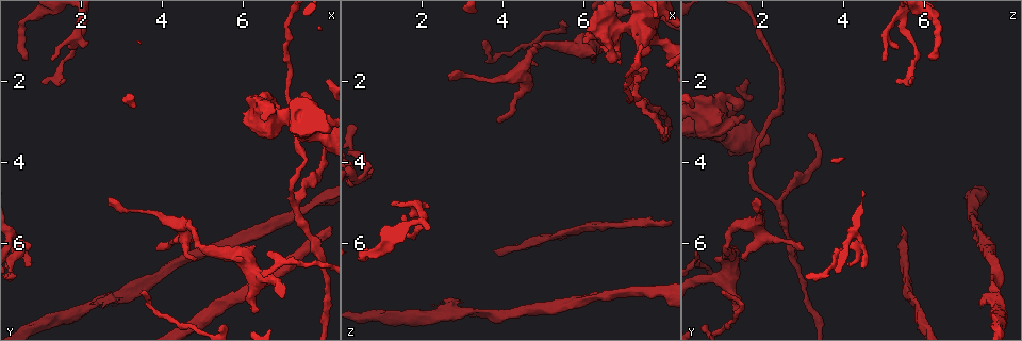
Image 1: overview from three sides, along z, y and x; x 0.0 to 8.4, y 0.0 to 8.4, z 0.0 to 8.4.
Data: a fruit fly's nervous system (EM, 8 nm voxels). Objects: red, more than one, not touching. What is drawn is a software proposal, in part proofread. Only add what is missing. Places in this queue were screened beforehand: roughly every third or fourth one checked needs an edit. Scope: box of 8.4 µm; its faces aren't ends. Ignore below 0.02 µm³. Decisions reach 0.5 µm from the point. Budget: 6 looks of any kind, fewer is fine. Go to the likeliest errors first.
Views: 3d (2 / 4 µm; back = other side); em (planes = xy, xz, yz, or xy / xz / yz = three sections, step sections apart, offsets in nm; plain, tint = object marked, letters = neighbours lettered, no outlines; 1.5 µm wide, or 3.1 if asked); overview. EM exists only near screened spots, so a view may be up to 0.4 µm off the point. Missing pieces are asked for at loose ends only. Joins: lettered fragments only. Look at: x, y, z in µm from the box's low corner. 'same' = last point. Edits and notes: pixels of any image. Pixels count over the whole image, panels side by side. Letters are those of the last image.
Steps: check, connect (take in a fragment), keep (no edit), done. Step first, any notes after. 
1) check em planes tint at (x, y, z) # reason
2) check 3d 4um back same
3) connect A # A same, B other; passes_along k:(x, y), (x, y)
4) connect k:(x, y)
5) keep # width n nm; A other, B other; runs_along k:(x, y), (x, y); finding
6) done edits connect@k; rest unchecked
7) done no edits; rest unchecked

check em xz step 4 tint at (0.80, 6.50, 4.10)

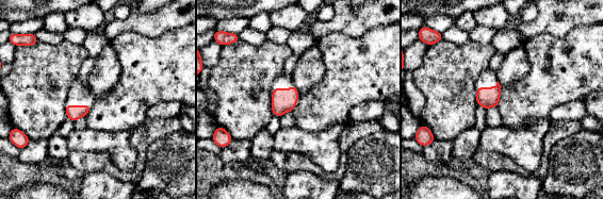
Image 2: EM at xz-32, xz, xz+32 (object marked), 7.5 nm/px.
check em xz step 4 letters same

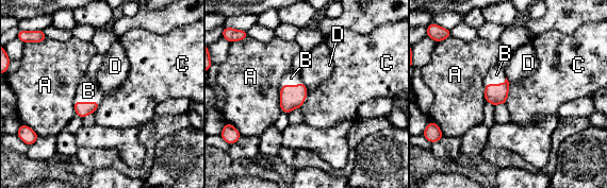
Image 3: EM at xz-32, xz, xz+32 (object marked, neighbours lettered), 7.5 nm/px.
connect 3:(291, 78) # A other, B same, C other, D other; the cell continues

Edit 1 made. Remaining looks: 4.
check overview # redraw

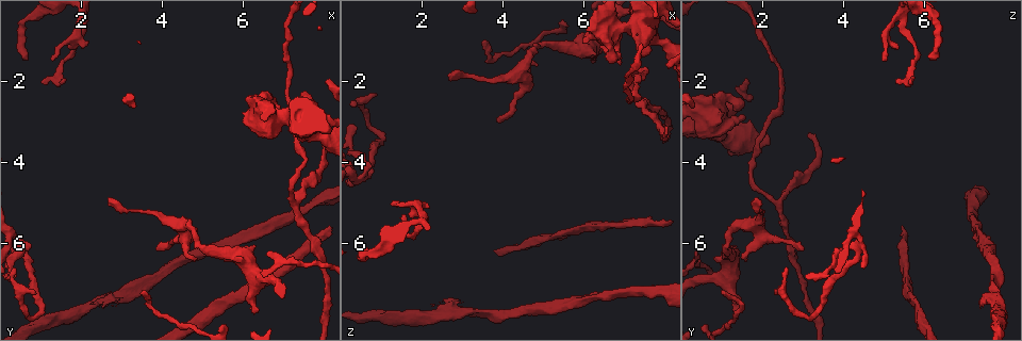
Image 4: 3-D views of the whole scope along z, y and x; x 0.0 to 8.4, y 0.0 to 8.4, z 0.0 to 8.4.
check 3d 4um at (4.75, 6.40, 1.65) # free end

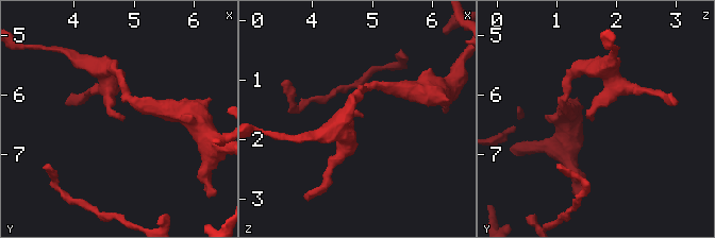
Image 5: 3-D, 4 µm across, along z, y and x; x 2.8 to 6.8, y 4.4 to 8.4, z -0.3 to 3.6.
check em yz step 4 tint at (4.80, 6.40, 1.60)

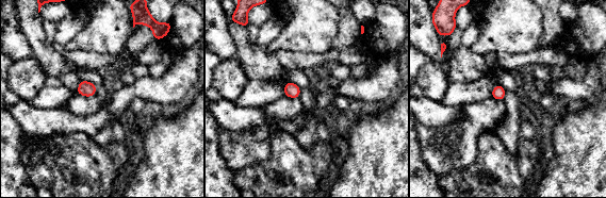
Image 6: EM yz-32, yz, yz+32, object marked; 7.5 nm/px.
check em planes letters same # cut it another way

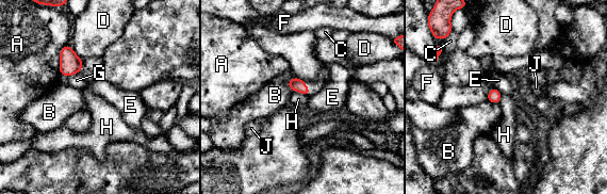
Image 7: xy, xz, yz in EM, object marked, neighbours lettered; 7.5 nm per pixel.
keep # longest_contact A 240 nm; A other, B other, C other, D other, E other, F other, G other, H other, J other; border 7:(295, 91), (299, 91), (307, 96); no lettered fragment goes on from it

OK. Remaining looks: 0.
done edits connect@3; rest unchecked

